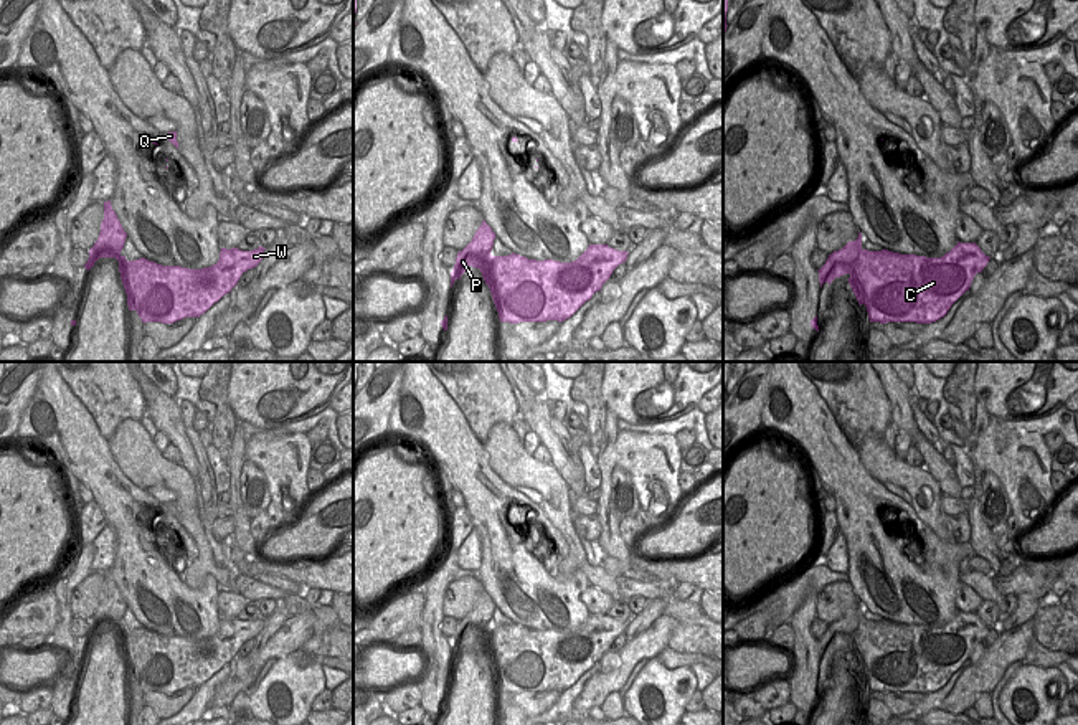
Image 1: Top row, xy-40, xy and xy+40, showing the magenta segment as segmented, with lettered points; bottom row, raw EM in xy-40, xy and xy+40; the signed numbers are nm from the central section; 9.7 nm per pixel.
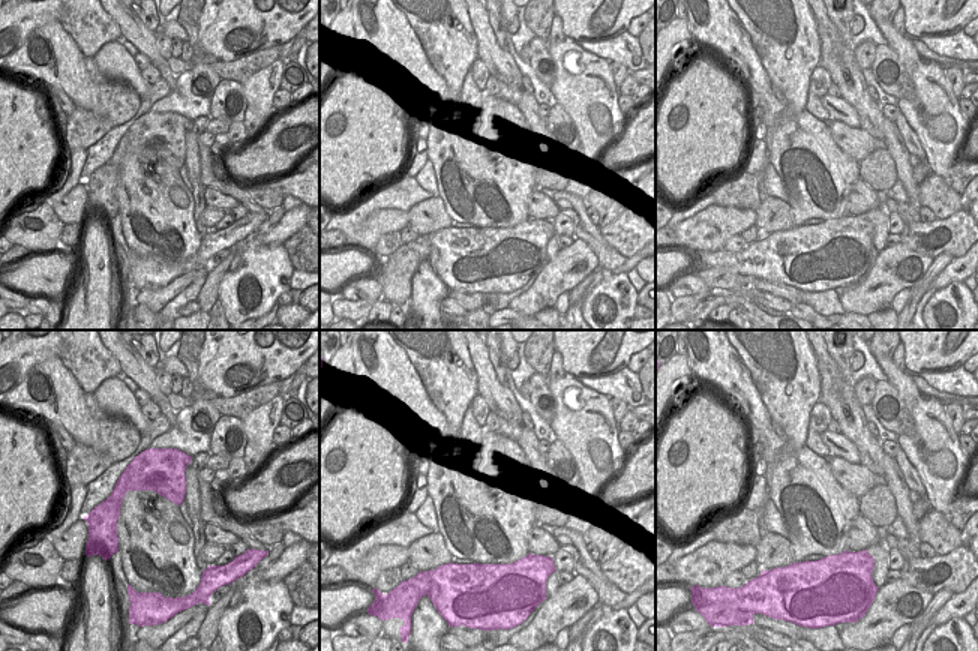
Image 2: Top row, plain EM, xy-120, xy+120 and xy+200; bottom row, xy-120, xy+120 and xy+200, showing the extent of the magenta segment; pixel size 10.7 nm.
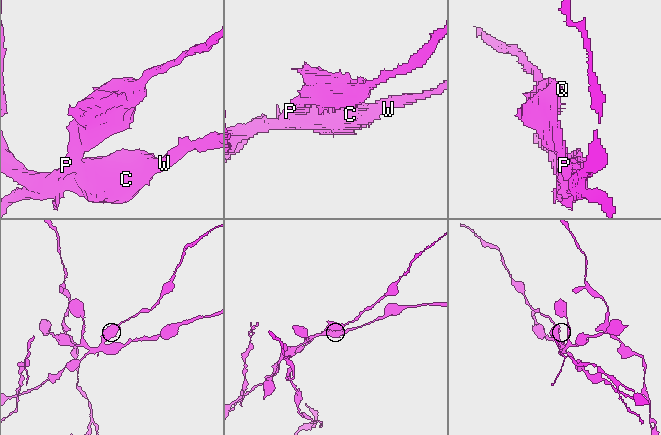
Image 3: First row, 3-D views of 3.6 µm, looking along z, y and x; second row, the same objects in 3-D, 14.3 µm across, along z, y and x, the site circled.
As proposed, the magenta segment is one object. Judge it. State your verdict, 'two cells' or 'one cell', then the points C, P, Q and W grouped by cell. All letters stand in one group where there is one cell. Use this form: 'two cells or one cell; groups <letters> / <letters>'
two cells; groups C W / P Q

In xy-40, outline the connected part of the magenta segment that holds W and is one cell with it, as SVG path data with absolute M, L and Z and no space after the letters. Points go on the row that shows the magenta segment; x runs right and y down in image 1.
M221 248L218 263L203 269L162 266L145 258L127 261L121 256L119 272L129 310L135 310L144 324L200 317L231 292L243 272L261 263L264 249Z

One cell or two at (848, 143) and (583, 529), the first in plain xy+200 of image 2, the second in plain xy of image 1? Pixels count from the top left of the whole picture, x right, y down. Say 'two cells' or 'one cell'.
one cell

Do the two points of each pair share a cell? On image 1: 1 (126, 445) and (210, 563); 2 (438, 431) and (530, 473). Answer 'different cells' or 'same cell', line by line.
1: same cell
2: different cells

